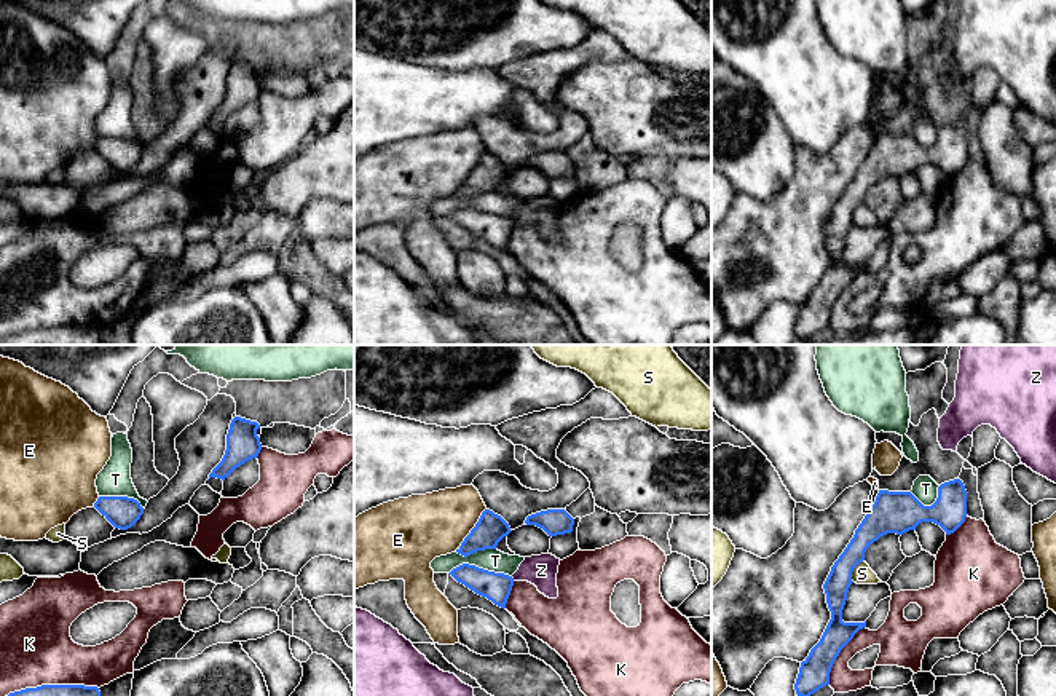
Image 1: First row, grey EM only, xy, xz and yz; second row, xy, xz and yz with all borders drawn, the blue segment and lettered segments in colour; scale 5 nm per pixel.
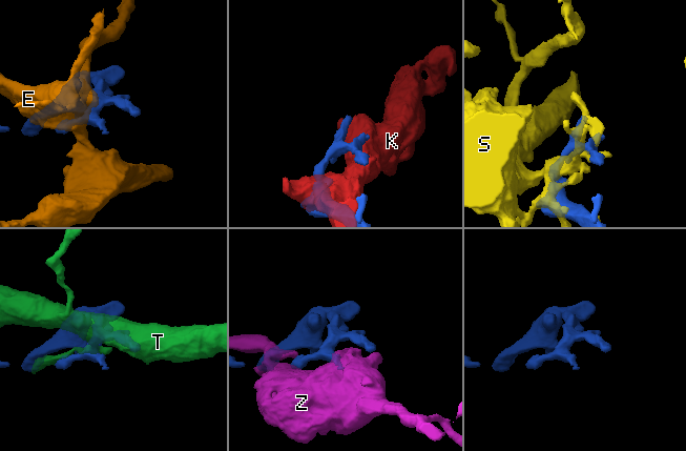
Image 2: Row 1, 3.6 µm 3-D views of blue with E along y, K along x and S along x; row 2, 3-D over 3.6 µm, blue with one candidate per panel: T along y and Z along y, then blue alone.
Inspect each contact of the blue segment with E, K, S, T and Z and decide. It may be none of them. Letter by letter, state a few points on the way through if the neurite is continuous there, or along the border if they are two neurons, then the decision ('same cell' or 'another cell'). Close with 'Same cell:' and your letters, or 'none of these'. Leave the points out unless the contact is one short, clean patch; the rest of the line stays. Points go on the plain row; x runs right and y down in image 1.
E: border xz (485, 150), (476, 168), (455, 192); another cell
K: another cell
S: another cell
T: another cell
Z: another cell
Same cell: none of these

